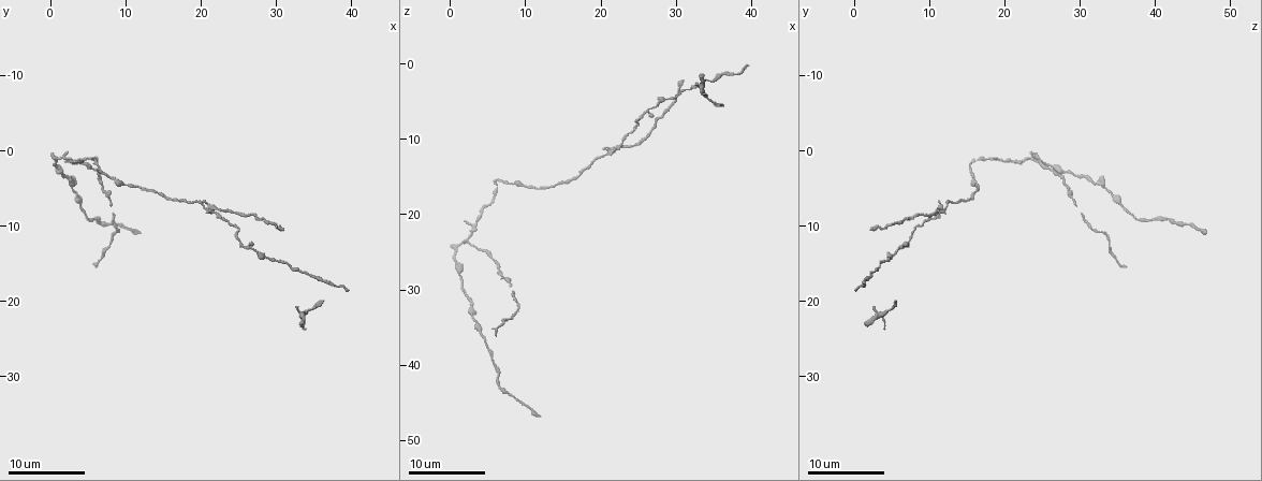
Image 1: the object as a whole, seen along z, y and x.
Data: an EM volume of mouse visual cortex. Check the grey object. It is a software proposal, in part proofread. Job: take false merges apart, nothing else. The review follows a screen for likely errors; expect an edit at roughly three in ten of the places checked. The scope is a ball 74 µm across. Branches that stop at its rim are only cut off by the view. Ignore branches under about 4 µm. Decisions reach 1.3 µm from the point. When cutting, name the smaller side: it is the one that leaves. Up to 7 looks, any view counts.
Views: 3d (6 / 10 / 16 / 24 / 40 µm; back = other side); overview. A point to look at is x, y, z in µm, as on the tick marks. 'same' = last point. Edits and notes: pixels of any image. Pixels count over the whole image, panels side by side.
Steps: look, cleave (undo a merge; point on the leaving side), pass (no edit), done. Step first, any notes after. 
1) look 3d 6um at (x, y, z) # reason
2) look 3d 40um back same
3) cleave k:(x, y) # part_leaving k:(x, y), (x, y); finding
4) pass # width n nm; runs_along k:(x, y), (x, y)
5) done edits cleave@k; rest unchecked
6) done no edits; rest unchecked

look 3d 10um at (2.0, 1.5, 23.5) # four-way junction

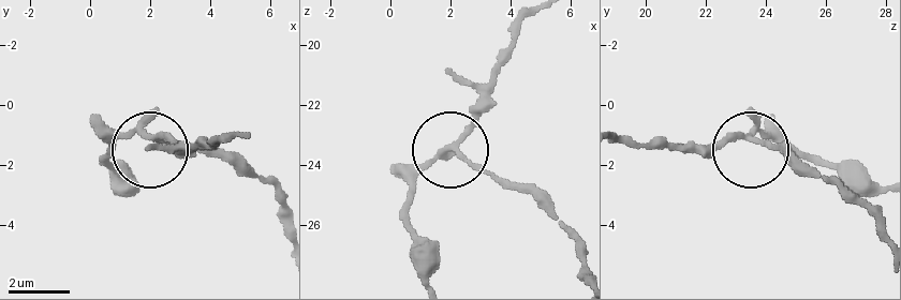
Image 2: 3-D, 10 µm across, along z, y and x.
pass # side_arm 25 um; arms 4; one neuron here

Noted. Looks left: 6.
look 3d 10um at (14.0, 5.0, 16.0)

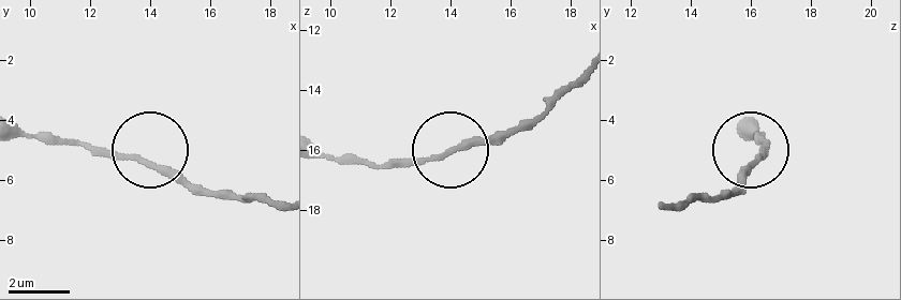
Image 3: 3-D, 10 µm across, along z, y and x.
pass # width 160 nm; runs_along 3:(328, 158), (395, 165), (507, 129); continuous, no second neuron

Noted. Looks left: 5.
look 3d 10um at (22.0, 8.5, 11.0) # thin arm on a thick one

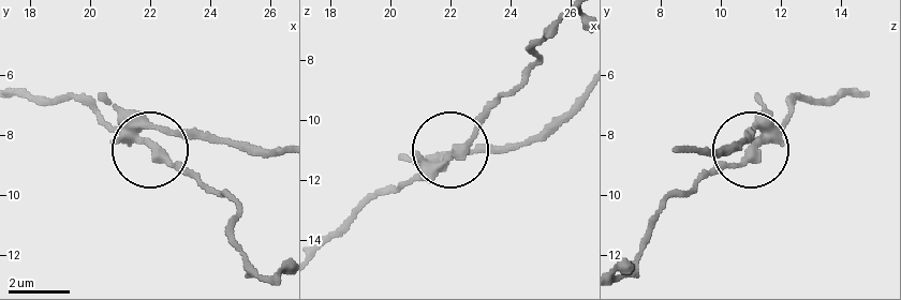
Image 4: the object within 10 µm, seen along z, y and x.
cleave 4:(175, 135) # part_leaving 4:(133, 125), (282, 148); a second neuron is stuck on

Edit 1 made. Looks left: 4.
done edits cleave@4; rest unchecked

